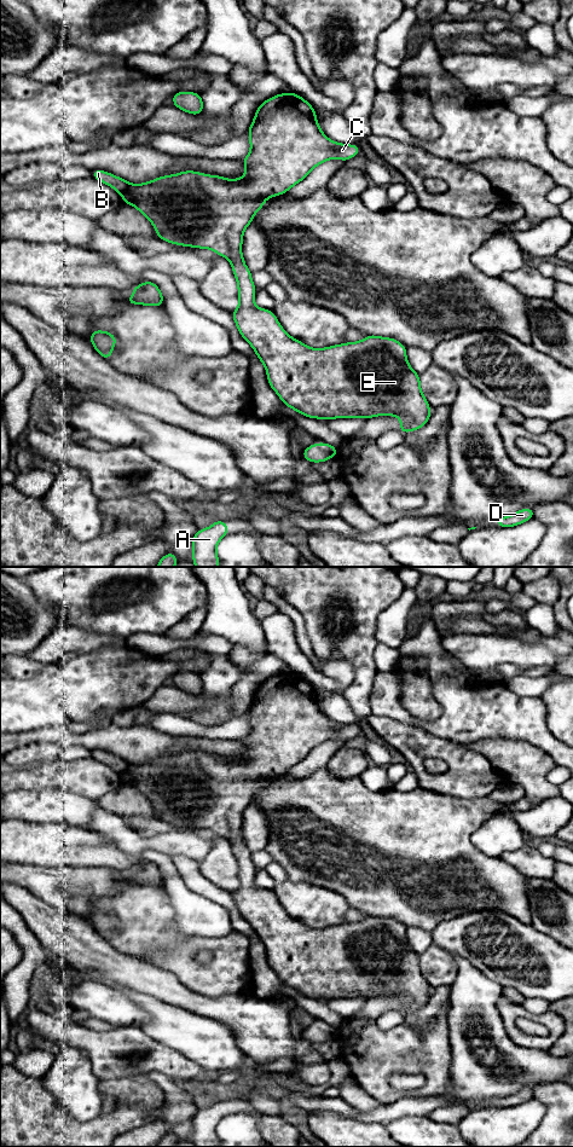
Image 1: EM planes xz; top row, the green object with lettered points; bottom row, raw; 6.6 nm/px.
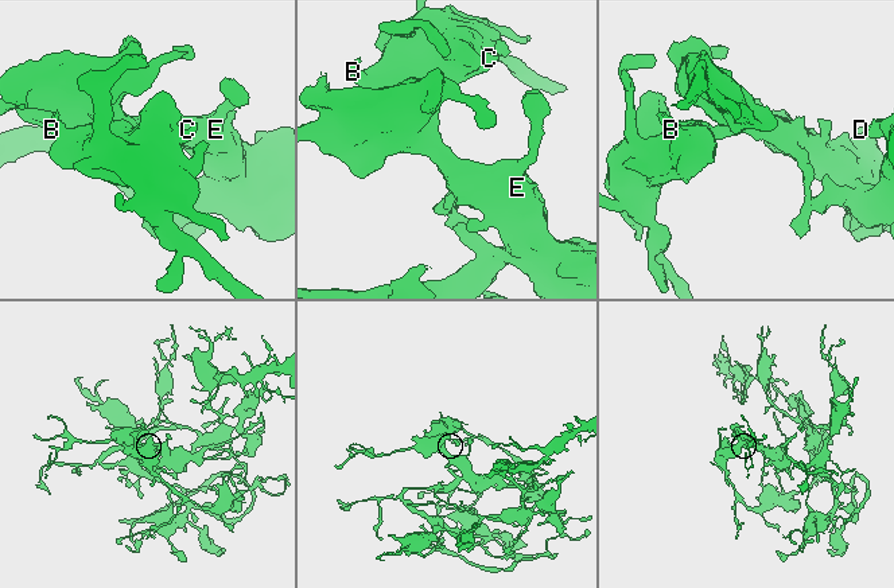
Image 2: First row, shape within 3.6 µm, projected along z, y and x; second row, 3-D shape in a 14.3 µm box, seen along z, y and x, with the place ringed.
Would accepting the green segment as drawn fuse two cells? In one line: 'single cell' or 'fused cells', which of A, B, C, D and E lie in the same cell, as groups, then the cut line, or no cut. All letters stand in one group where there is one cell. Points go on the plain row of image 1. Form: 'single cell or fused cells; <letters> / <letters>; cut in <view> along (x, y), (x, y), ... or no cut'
single cell; A B C D E; no cut

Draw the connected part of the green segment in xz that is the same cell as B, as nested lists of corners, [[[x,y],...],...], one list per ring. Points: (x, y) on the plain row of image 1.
[[[279,673],[259,684],[254,700],[248,708],[250,732],[242,740],[245,754],[238,759],[209,755],[196,751],[184,751],[172,755],[162,755],[144,764],[131,764],[127,760],[103,749],[93,749],[92,758],[109,765],[122,776],[123,784],[138,789],[154,806],[161,821],[198,829],[210,829],[224,836],[232,846],[237,861],[238,887],[231,892],[241,916],[251,926],[259,940],[265,945],[267,962],[282,983],[302,996],[313,1000],[372,998],[377,996],[398,996],[403,1014],[423,1008],[432,994],[430,985],[421,969],[419,954],[407,942],[406,926],[392,917],[366,915],[364,920],[346,922],[325,928],[311,928],[300,920],[286,914],[272,890],[257,888],[254,884],[256,868],[251,851],[245,846],[242,824],[245,809],[253,803],[255,794],[265,786],[265,781],[289,772],[301,763],[317,746],[337,738],[347,742],[360,734],[358,724],[342,724],[329,719],[320,709],[316,689],[301,676]]]

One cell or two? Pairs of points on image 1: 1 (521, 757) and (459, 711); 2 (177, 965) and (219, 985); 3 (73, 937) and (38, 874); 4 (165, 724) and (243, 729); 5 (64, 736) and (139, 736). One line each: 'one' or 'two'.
1: two
2: one
3: two
4: one
5: one

